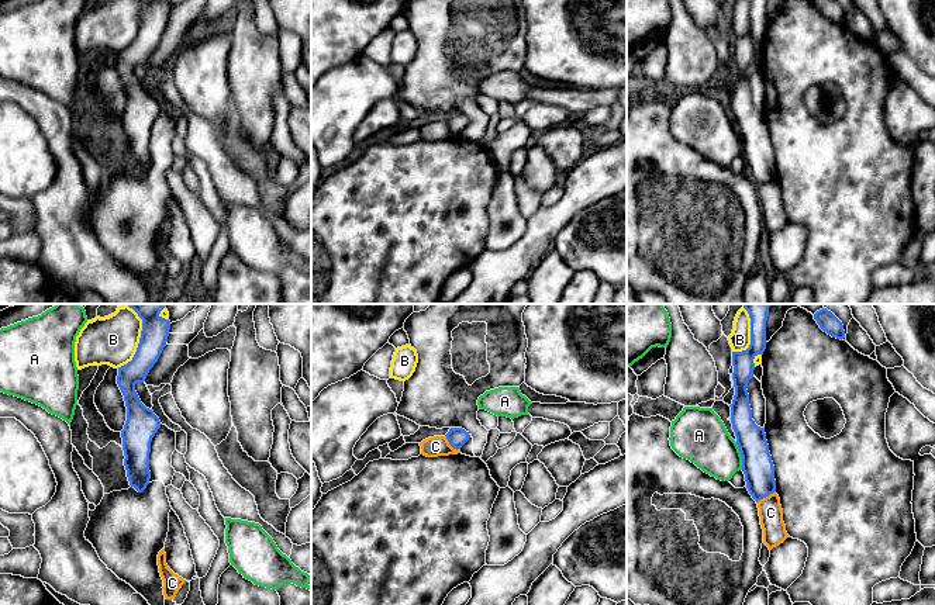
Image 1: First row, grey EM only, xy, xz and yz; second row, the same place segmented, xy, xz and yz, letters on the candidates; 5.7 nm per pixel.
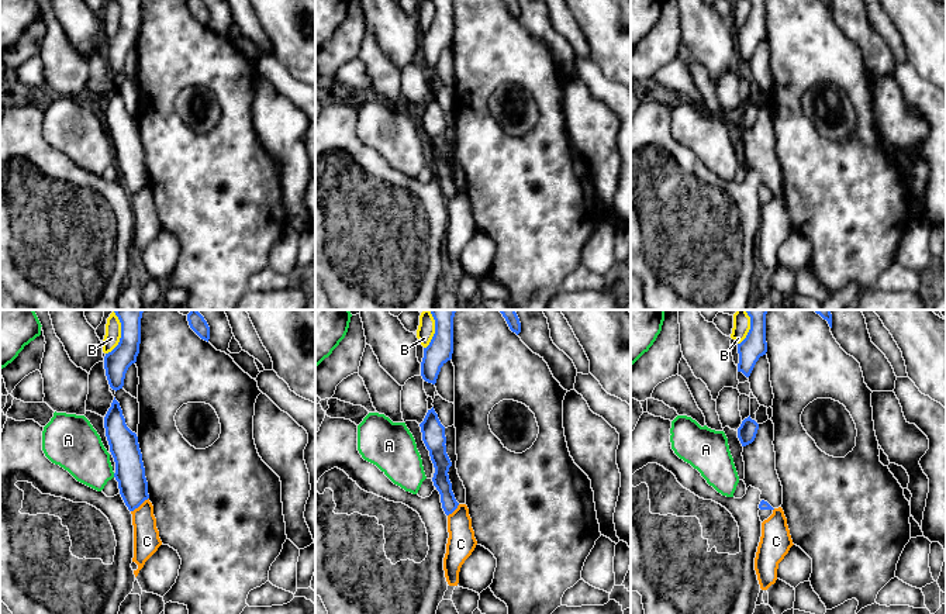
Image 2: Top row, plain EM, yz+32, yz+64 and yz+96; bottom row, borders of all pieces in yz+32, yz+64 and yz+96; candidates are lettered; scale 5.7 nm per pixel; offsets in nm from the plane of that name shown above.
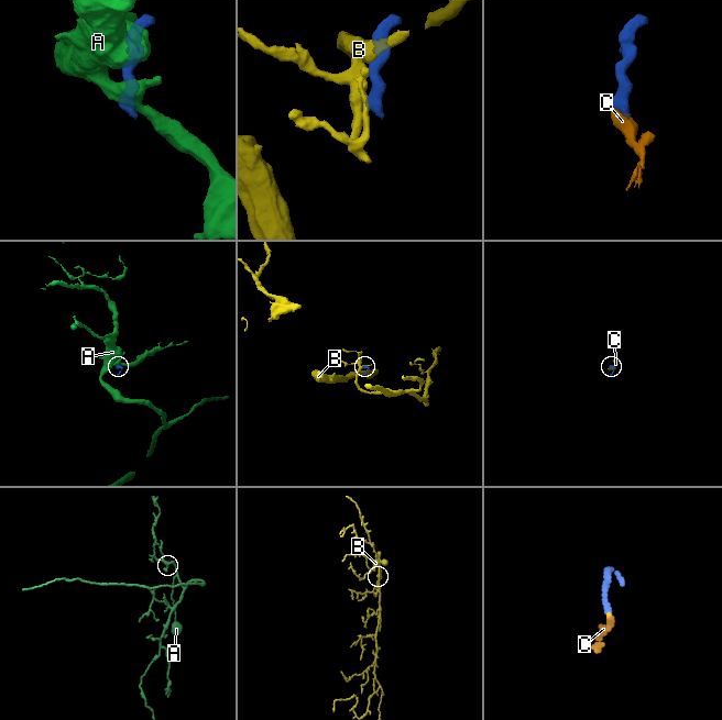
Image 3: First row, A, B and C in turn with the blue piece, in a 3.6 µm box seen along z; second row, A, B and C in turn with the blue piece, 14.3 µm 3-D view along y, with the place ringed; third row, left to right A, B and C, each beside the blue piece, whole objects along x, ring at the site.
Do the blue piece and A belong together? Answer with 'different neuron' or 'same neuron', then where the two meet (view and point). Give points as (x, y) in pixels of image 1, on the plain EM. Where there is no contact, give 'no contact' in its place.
different neuron; contact yz (741, 139)

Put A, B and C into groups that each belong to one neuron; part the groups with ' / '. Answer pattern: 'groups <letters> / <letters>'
groups A / B / C

